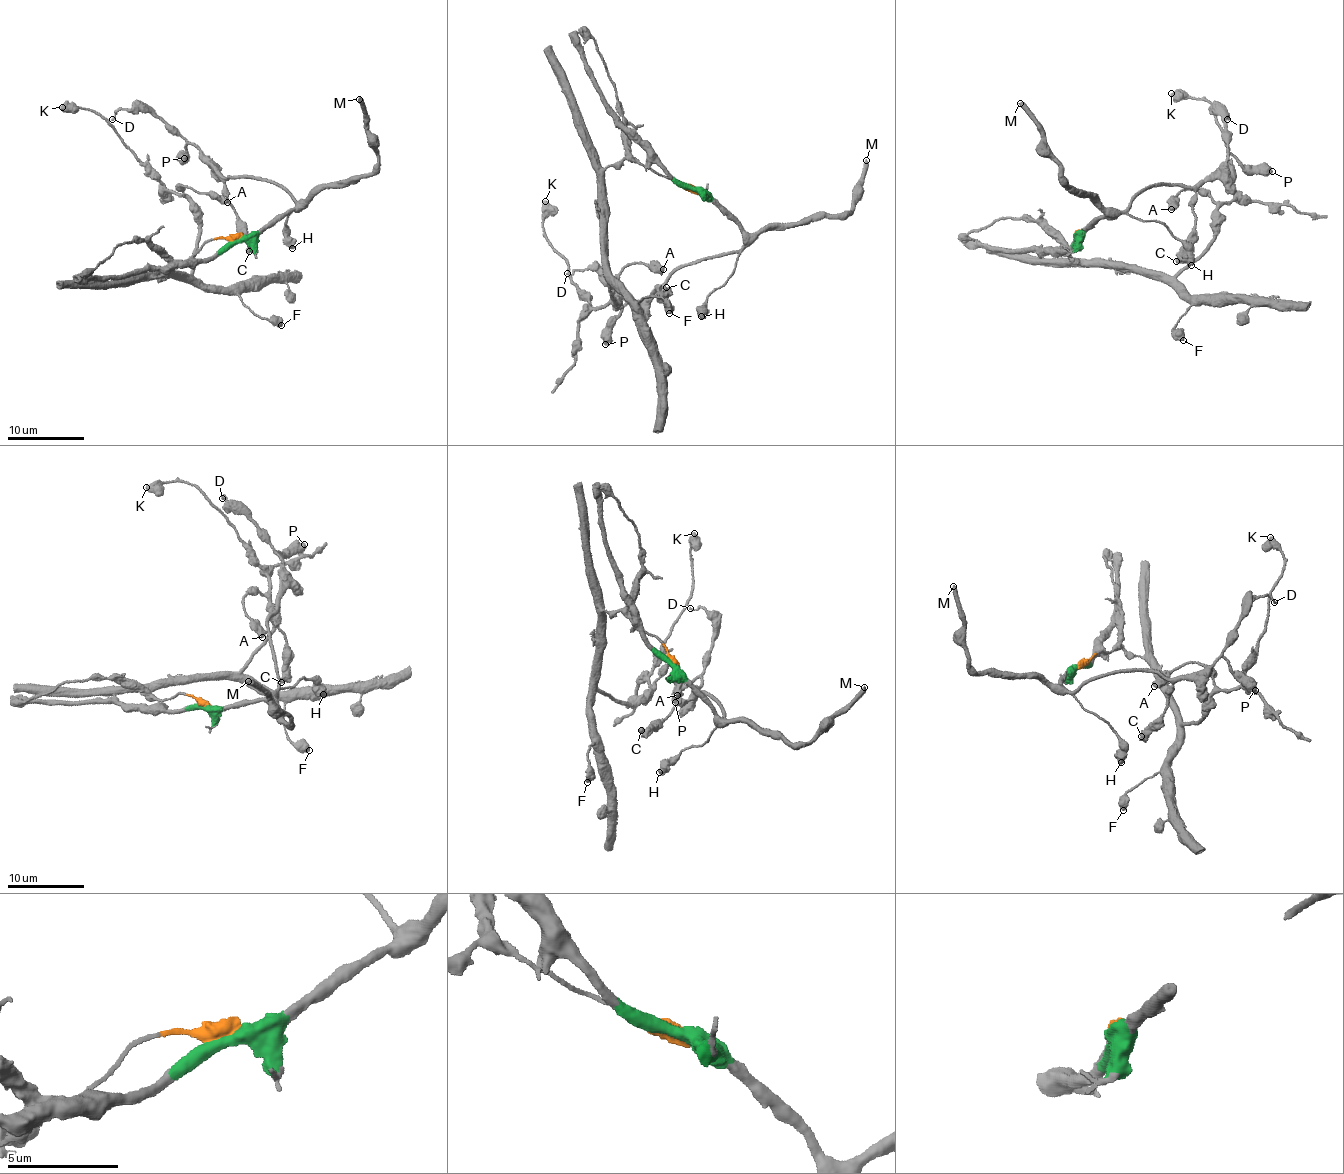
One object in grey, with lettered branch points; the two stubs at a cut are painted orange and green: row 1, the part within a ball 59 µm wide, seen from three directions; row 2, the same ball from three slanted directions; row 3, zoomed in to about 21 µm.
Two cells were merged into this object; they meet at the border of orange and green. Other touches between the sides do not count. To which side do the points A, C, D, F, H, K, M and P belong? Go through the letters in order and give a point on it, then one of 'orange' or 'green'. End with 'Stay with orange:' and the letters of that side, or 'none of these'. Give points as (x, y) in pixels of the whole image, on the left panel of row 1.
A: at (227, 202); orange
C: at (249, 251); green
D: at (112, 119); green
F: at (281, 325); orange
H: at (292, 248); green
K: at (62, 107); orange
M: at (359, 99); green
P: at (184, 158); green
Stay with orange: A, F, K

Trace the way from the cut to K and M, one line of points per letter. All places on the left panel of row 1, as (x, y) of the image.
K: (237, 239), (210, 239), (155, 278), (190, 273), (198, 217), (114, 126), (86, 108), (62, 107)
M: (237, 239), (255, 234), (299, 205), (306, 205), (321, 189), (354, 184), (373, 169), (377, 151), (358, 98)

